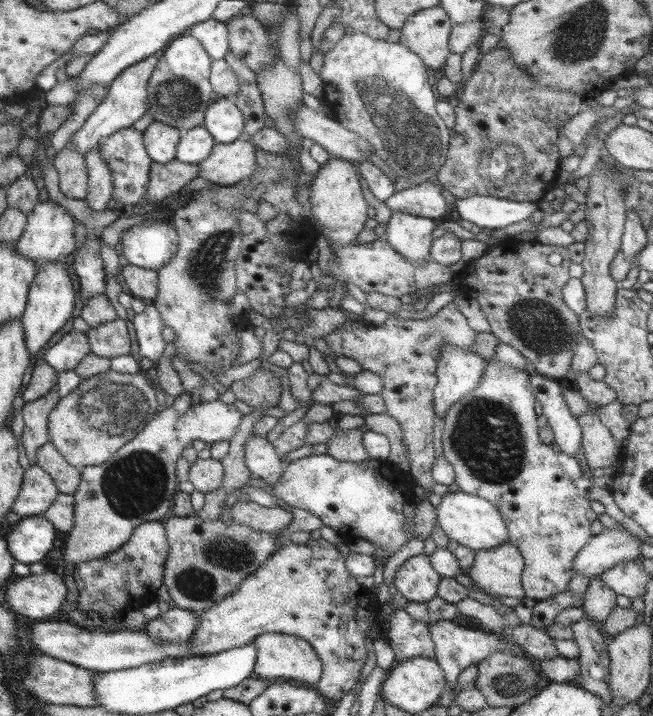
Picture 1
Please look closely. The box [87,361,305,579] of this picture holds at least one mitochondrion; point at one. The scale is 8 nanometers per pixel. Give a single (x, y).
(134, 485)

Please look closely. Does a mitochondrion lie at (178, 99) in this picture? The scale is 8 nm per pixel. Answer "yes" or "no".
yes

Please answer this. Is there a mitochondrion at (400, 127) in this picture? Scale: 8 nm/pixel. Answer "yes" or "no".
yes

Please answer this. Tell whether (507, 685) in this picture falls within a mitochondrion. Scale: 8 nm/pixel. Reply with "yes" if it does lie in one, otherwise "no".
yes

